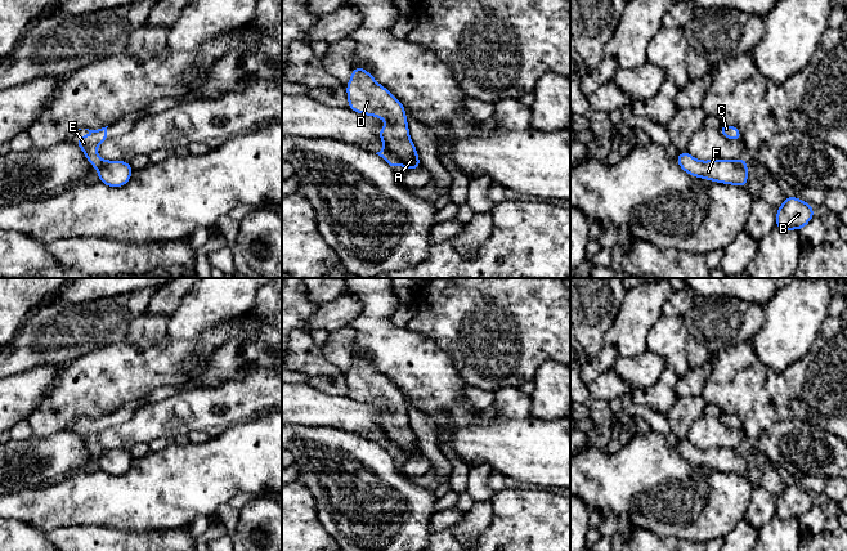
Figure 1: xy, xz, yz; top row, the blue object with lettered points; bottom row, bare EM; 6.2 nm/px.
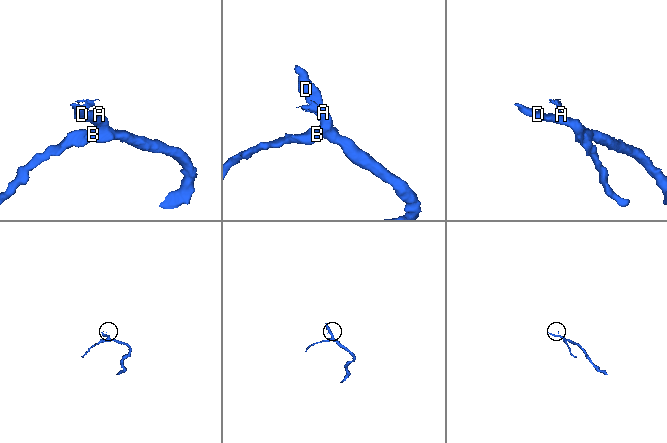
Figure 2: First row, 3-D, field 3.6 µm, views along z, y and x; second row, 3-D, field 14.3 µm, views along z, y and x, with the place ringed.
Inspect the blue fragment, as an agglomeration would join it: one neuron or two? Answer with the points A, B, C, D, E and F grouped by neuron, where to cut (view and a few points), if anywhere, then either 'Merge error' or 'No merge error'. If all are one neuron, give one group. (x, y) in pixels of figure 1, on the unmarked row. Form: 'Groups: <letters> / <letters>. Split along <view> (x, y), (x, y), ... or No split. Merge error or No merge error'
Groups: A B D F / C E. Split along xz (384, 437), (399, 449). Merge error

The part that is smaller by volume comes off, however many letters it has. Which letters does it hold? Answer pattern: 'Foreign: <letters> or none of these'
Foreign: C, E

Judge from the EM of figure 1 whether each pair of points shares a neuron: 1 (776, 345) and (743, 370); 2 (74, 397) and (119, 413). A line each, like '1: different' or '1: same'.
1: different
2: different

